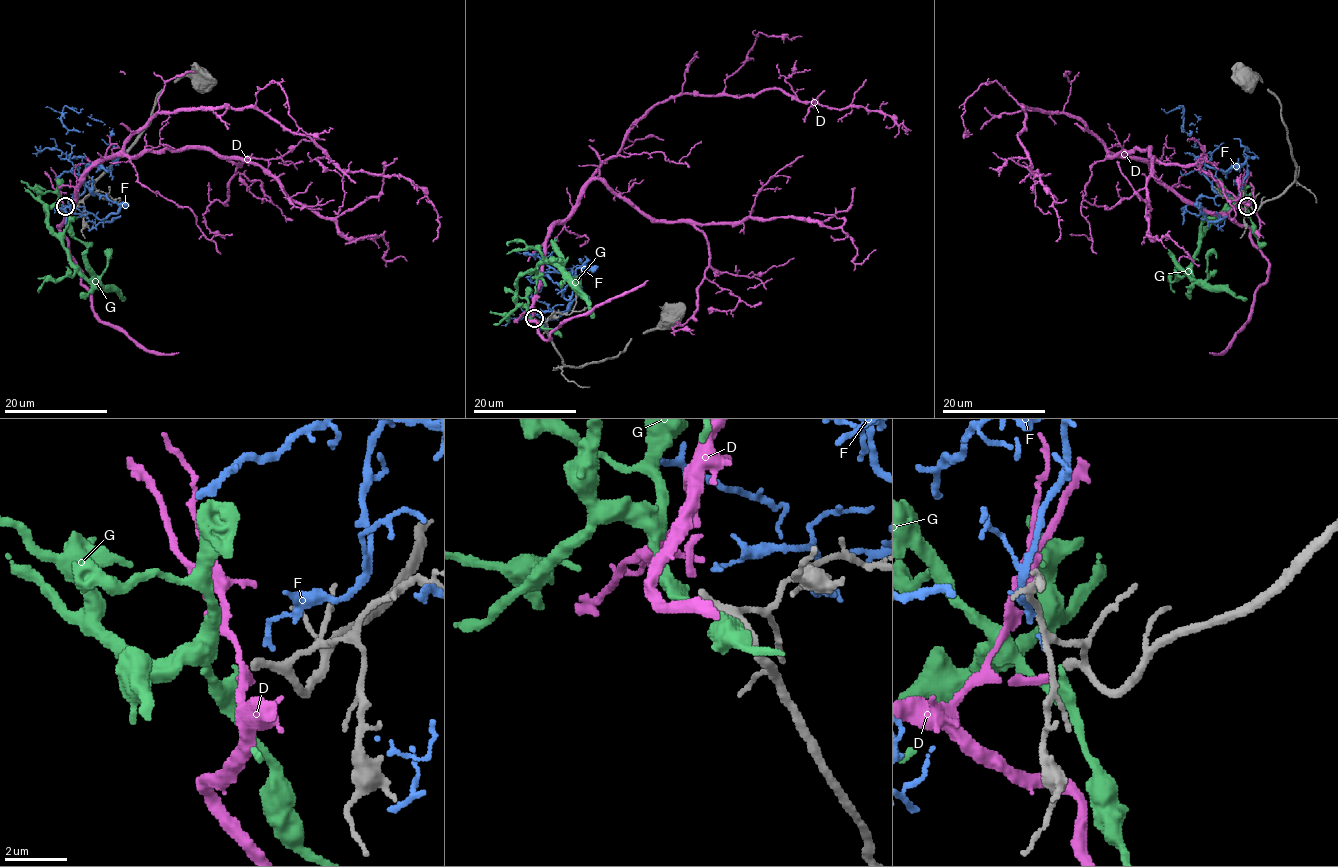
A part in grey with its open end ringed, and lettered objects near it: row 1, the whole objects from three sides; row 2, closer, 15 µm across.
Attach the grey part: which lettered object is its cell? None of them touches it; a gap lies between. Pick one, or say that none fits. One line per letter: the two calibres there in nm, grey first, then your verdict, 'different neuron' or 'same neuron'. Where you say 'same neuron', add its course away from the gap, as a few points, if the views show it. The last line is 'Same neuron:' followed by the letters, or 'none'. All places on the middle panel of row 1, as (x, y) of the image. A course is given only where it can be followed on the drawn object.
D: calibres 240 and 260 nm; same neuron; course (534, 316), (548, 231), (655, 105), (683, 94), (782, 88), (801, 101), (882, 111), (901, 127)
F: calibres 240 and 150 nm; different neuron
G: calibres 240 and 280 nm; different neuron
Same neuron: D

